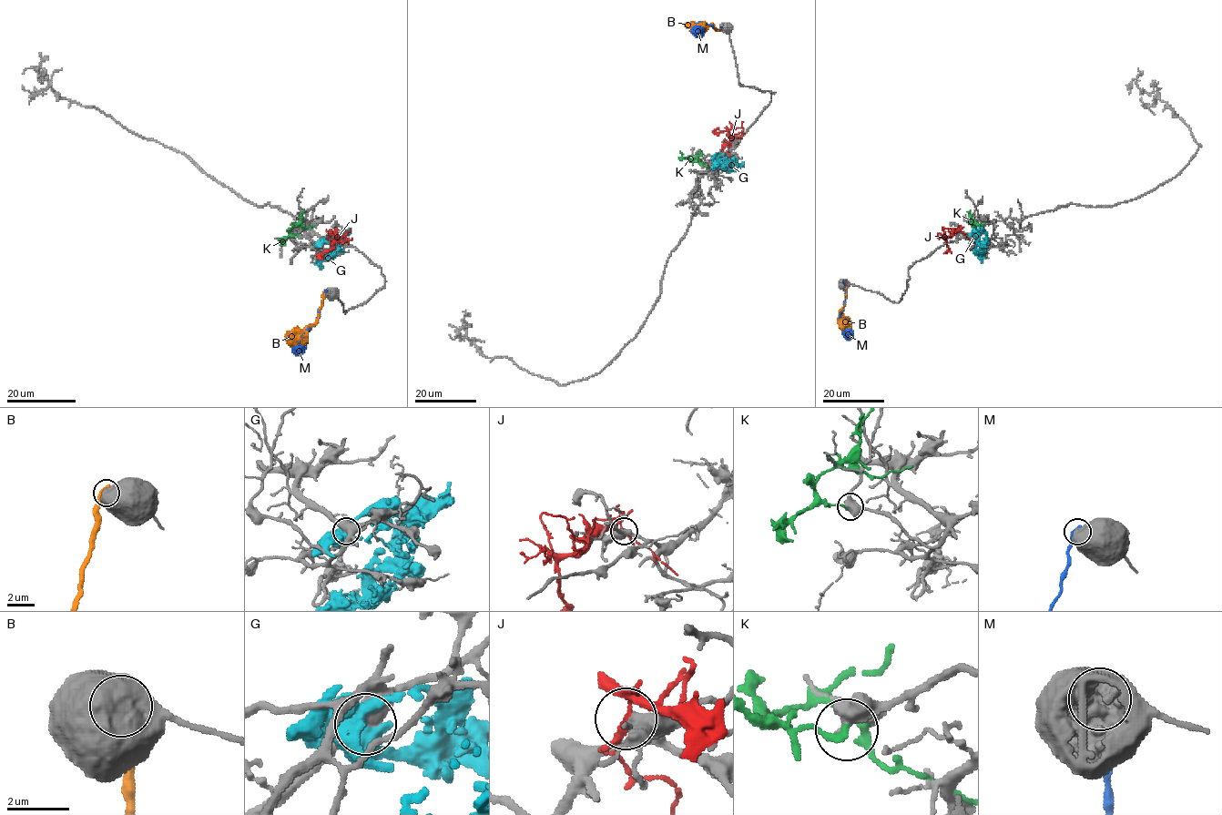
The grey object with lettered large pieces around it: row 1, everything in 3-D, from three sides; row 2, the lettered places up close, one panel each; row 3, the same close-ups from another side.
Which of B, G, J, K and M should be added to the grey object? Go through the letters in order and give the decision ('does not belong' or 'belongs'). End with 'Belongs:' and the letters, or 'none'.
B: does not belong
G: does not belong
J: does not belong
K: does not belong
M: does not belong
Belongs: none

